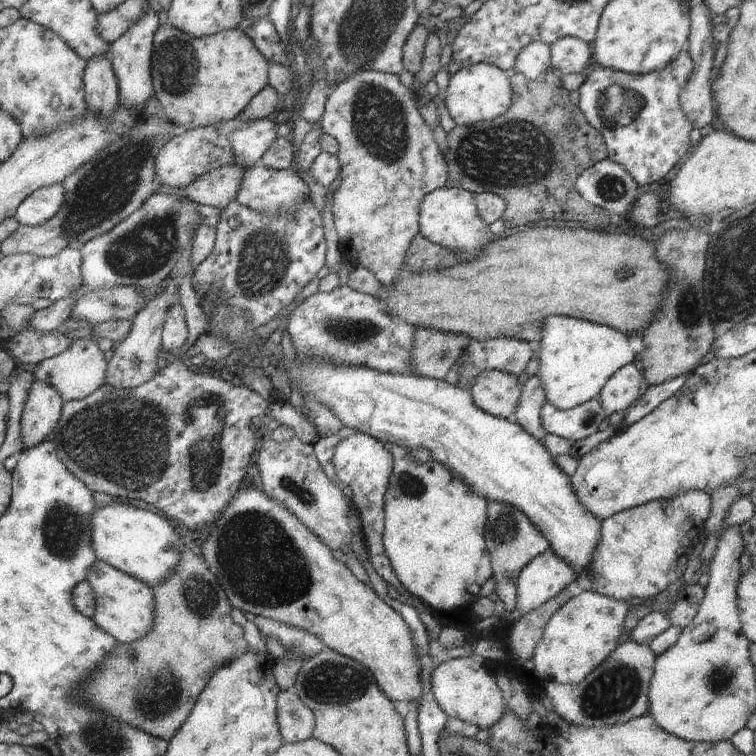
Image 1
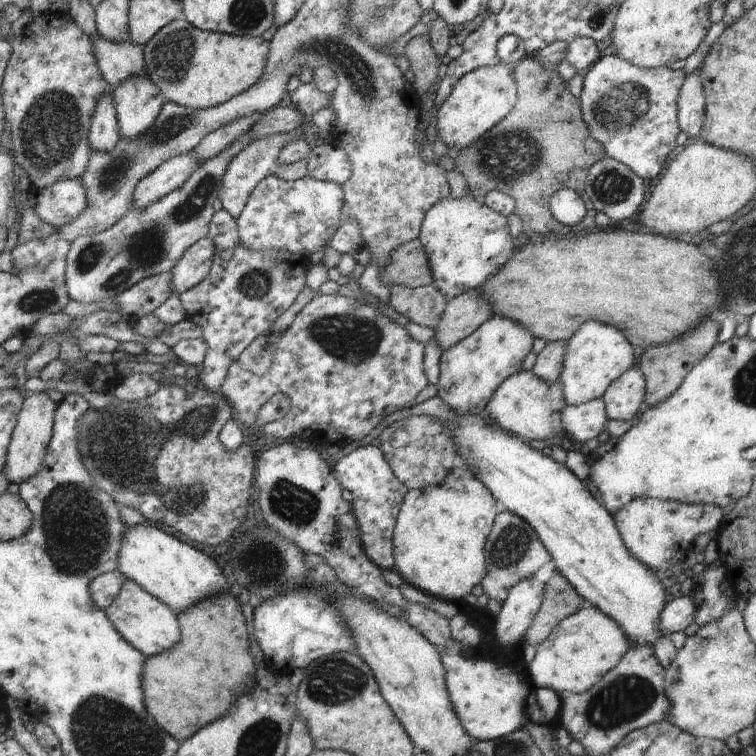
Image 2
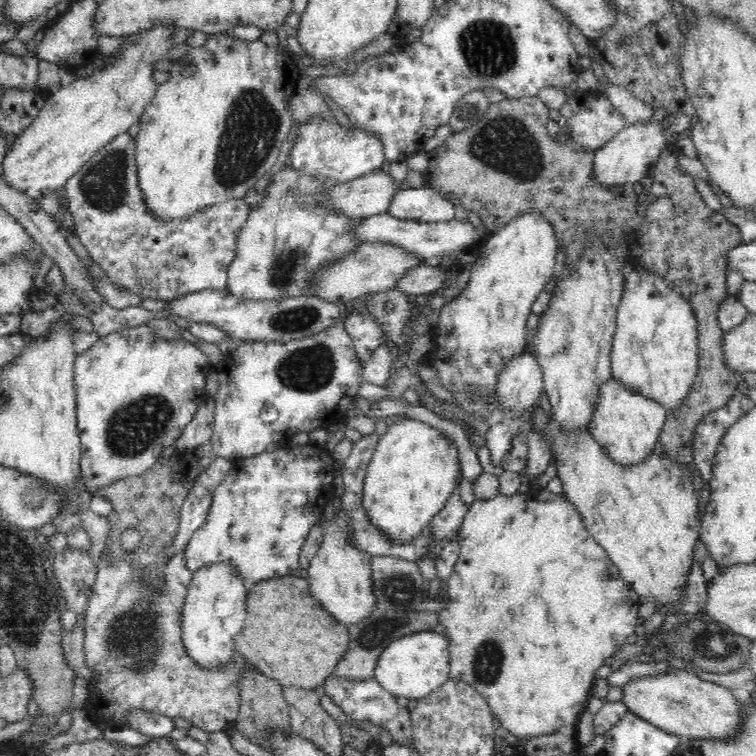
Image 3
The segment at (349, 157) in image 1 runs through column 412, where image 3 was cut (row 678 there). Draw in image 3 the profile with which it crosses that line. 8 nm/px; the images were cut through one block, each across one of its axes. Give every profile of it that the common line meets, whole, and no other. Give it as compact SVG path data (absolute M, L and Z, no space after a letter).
M107 547L102 550L100 554L99 571L97 574L96 584L93 588L90 601L85 608L85 640L83 644L84 661L86 661L86 667L90 671L89 680L89 697L86 700L86 706L89 708L89 715L91 718L98 722L103 727L118 727L129 726L129 718L136 712L142 711L146 715L160 715L168 718L184 718L184 720L190 720L194 727L201 728L205 732L217 732L232 730L234 723L238 718L241 709L241 687L240 680L250 672L250 664L242 658L242 656L236 656L236 653L226 662L218 664L218 666L202 666L198 664L186 650L183 639L183 606L185 605L185 597L187 589L192 580L192 573L186 569L184 565L183 554L176 555L171 558L162 568L156 576L151 576L148 568L136 564L131 558L127 558L127 555L117 558L113 556Z

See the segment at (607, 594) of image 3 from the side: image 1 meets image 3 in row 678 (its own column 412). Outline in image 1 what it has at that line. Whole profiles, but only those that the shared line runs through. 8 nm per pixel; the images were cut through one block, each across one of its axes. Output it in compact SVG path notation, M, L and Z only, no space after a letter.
M400 445L394 446L391 451L395 454L395 473L386 493L387 554L404 586L415 597L438 616L453 614L461 606L475 603L481 596L482 584L492 576L489 552L483 535L490 503L439 460L434 458L426 464L419 463L412 449Z

